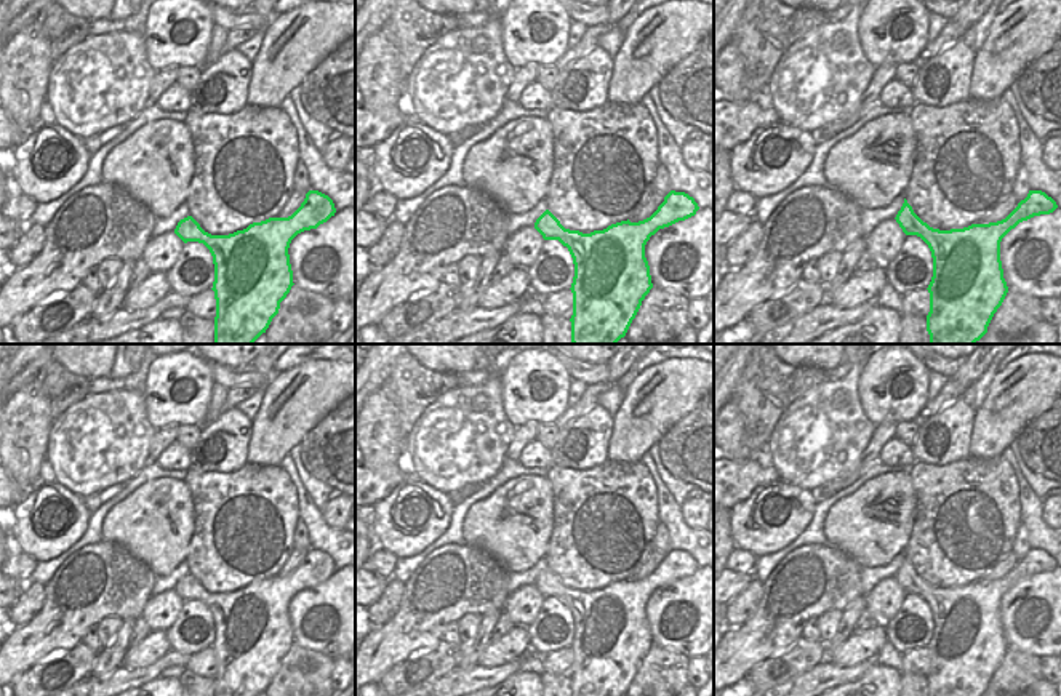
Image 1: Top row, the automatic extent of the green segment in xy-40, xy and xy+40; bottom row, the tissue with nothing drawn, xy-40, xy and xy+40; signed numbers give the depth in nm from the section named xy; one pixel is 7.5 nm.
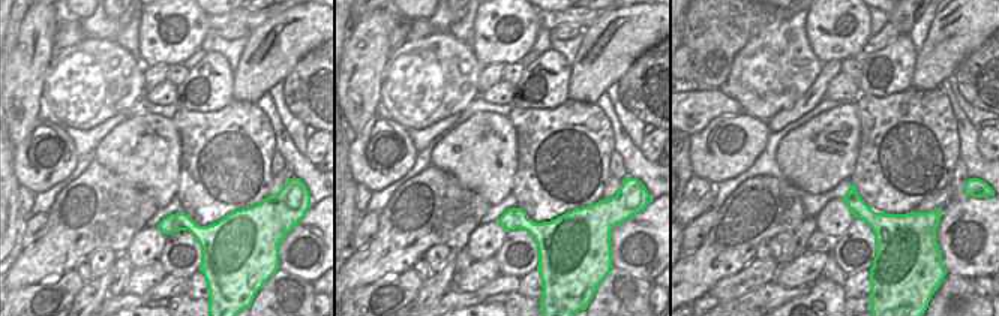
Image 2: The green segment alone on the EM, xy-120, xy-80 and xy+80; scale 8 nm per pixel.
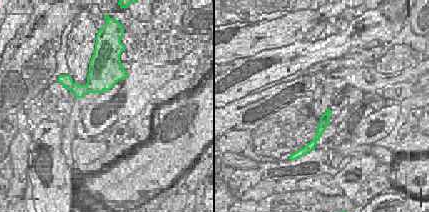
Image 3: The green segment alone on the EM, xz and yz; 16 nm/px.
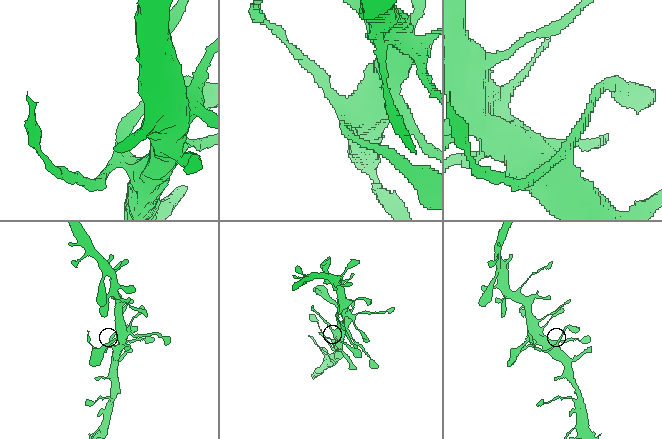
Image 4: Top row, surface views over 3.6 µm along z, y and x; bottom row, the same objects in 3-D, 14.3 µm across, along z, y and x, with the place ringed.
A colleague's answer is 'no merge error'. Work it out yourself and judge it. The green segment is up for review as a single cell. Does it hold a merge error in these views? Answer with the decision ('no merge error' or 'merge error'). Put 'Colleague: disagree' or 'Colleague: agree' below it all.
merge error
Colleague: disagree

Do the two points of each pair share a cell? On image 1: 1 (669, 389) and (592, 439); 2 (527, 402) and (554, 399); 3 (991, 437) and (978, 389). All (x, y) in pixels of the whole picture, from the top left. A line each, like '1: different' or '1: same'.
1: different
2: same
3: different

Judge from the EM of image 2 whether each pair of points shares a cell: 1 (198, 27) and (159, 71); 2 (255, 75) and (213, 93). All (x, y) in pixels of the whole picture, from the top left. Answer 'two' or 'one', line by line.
1: two
2: two

